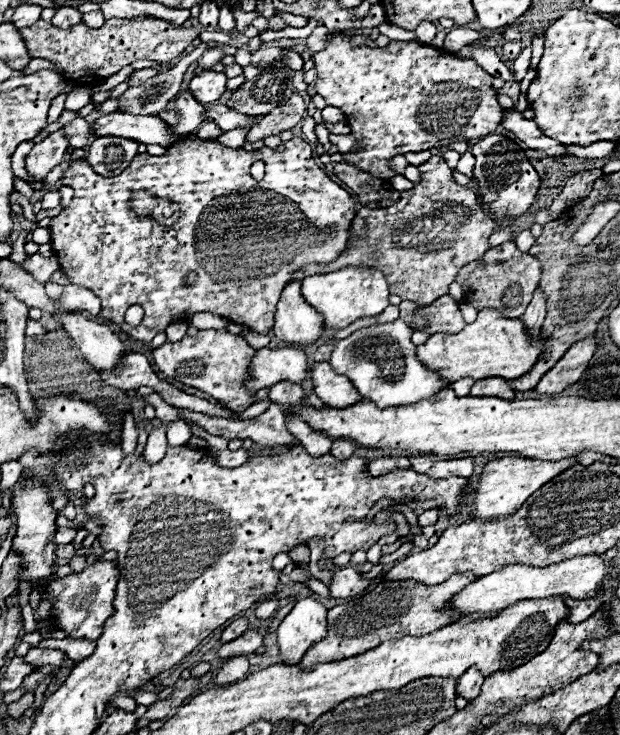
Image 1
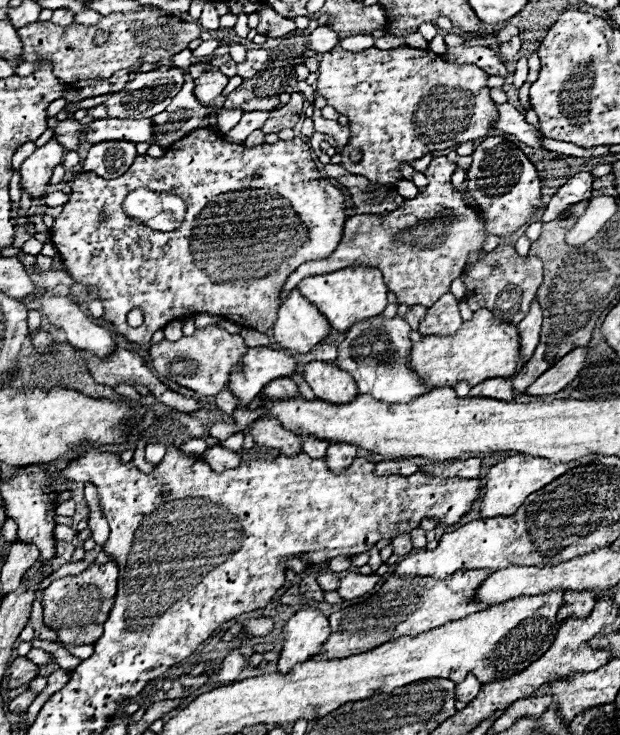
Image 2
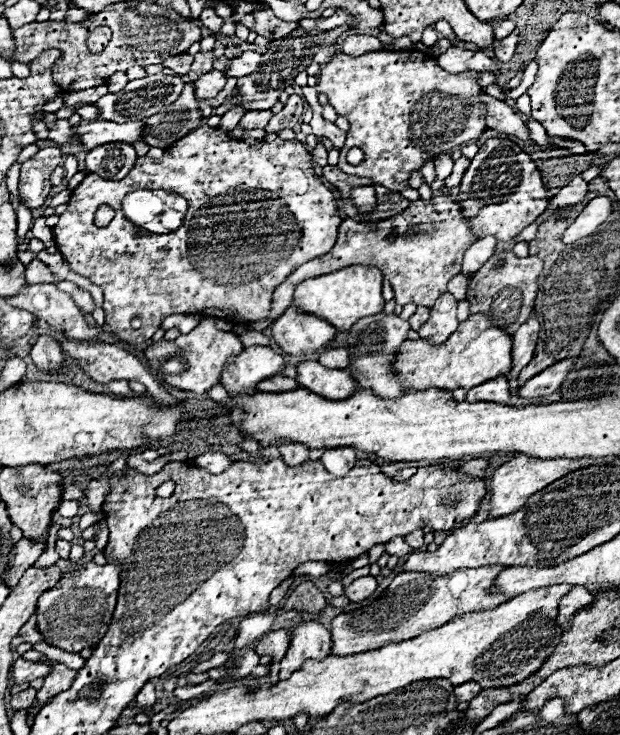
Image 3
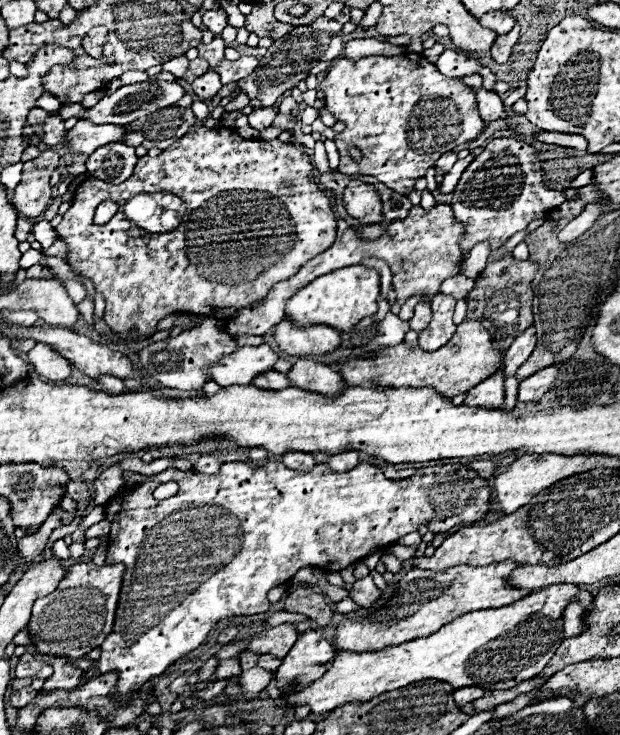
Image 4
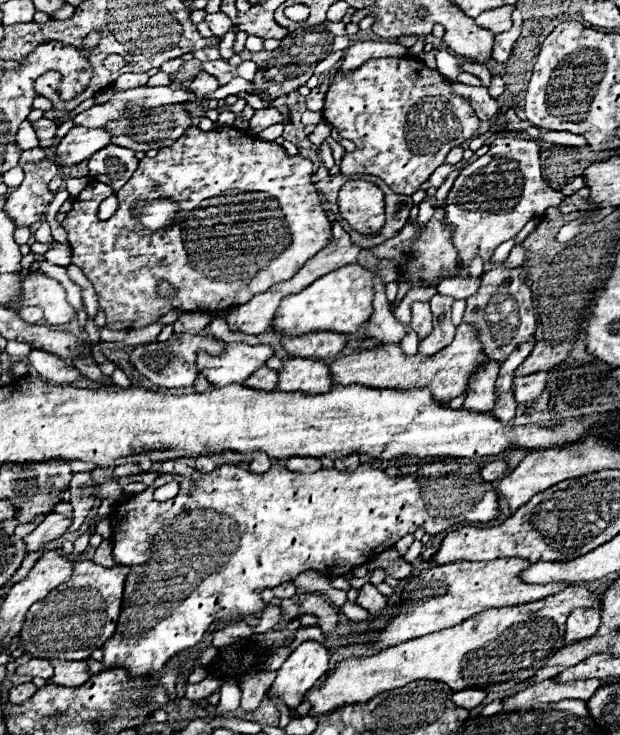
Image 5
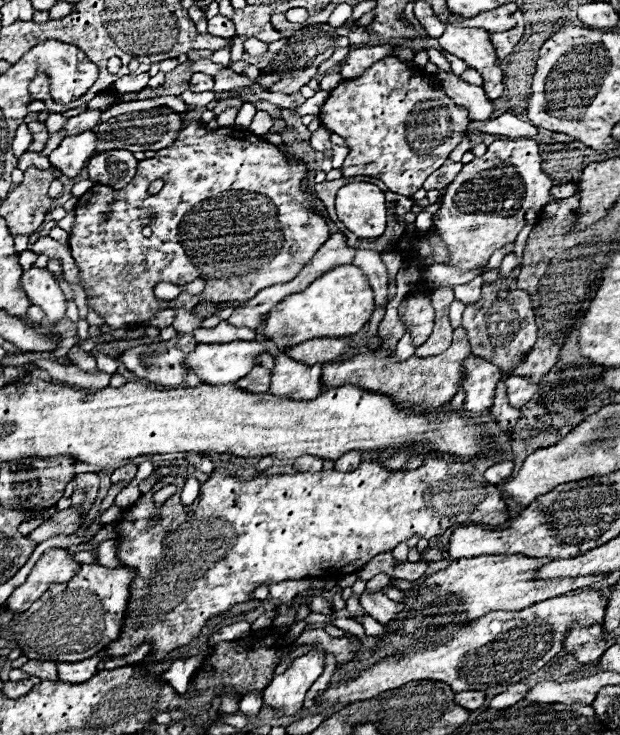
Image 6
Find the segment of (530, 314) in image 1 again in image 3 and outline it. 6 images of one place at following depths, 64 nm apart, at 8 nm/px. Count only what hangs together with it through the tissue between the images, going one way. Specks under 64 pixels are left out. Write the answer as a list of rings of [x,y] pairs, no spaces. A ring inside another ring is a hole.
[[[536,314],[530,316],[530,320],[526,324],[522,324],[518,328],[518,332],[514,334],[514,350],[512,350],[512,370],[508,374],[508,382],[510,382],[510,392],[518,390],[518,372],[526,366],[526,362],[530,362],[536,342],[538,342],[538,320]]]

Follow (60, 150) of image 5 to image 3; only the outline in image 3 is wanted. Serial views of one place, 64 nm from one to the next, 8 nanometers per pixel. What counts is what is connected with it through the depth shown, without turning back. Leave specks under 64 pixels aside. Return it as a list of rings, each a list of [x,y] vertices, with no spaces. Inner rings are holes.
[[[82,120],[76,126],[76,136],[80,140],[80,144],[84,146],[84,150],[92,150],[94,146],[102,146],[106,142],[138,142],[140,134],[142,134],[144,124],[142,122],[124,122],[124,124],[116,124],[116,122],[108,122],[108,120]]]

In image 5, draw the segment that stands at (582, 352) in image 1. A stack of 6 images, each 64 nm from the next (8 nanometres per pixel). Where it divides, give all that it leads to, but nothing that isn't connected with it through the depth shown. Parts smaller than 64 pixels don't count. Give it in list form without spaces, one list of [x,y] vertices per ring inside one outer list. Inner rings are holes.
[[[538,372],[538,374],[530,374],[530,376],[516,376],[514,378],[516,404],[524,404],[524,402],[538,398],[546,386],[546,376],[548,376],[548,372]]]

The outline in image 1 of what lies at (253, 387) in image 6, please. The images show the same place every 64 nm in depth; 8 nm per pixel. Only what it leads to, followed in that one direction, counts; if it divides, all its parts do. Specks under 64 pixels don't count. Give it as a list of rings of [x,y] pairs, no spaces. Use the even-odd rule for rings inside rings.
[[[278,382],[270,386],[268,398],[276,404],[300,404],[304,400],[304,390],[294,386],[294,382]]]

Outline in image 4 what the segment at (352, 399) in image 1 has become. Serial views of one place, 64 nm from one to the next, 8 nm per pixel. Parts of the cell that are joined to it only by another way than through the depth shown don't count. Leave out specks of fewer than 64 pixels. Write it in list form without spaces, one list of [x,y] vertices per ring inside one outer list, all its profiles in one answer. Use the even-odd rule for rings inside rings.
[[[308,358],[296,360],[286,378],[290,378],[290,386],[294,388],[304,388],[310,392],[320,392],[330,396],[336,396],[342,388],[346,388],[342,376],[336,370]]]

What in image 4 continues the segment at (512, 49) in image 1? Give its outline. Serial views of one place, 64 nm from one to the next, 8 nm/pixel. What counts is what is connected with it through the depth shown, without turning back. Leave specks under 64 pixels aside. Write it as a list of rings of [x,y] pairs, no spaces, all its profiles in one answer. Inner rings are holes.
[[[516,24],[508,34],[496,38],[490,54],[492,54],[492,58],[494,58],[498,64],[508,62],[508,58],[510,58],[510,54],[512,54],[512,48],[514,48],[514,44],[518,42],[518,36],[520,36],[520,24]]]

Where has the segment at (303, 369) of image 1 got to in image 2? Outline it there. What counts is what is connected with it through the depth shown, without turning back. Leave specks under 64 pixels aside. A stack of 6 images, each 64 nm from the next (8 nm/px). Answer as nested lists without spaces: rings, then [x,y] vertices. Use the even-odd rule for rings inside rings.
[[[268,346],[248,348],[248,352],[246,352],[244,358],[242,358],[242,366],[238,366],[238,370],[234,370],[234,374],[230,374],[230,382],[228,382],[230,392],[242,402],[240,408],[235,410],[232,421],[239,428],[244,428],[244,426],[259,418],[262,413],[250,413],[250,411],[248,411],[248,404],[252,402],[252,398],[254,398],[256,394],[260,394],[262,386],[266,386],[268,382],[272,382],[272,380],[276,380],[276,378],[282,378],[282,376],[290,376],[292,372],[296,372],[296,362],[294,362],[292,354],[282,352],[282,350],[272,350],[272,348],[268,348]]]

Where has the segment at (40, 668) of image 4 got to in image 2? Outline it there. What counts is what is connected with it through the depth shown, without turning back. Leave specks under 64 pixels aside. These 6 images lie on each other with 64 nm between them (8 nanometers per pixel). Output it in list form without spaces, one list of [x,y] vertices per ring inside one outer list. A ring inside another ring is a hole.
[[[18,656],[8,670],[8,688],[18,688],[22,684],[28,684],[30,680],[40,676],[40,666],[32,664],[28,658]]]

